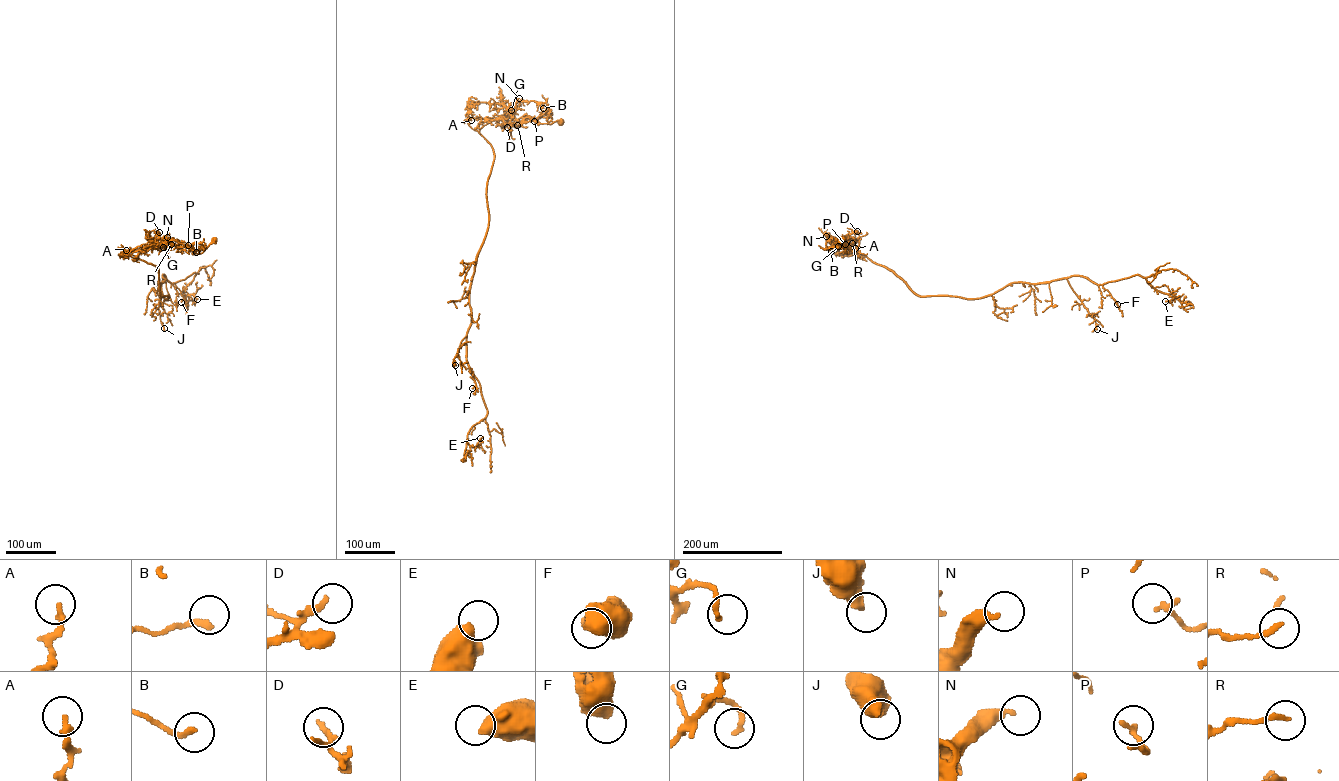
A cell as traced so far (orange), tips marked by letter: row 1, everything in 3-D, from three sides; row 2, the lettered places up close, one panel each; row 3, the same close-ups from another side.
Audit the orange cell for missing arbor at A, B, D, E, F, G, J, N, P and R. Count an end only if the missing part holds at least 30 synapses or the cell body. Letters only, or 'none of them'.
N

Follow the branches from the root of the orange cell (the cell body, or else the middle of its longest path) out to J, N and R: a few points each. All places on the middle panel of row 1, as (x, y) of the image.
J: (562, 121), (500, 119), (479, 130), (494, 157), (487, 189), (488, 224), (471, 281), (471, 324), (455, 365)
N: (562, 121), (540, 124), (529, 117), (512, 120), (511, 107), (519, 98)
R: (562, 121), (540, 124), (534, 118), (521, 117), (510, 121), (511, 125), (517, 125)

